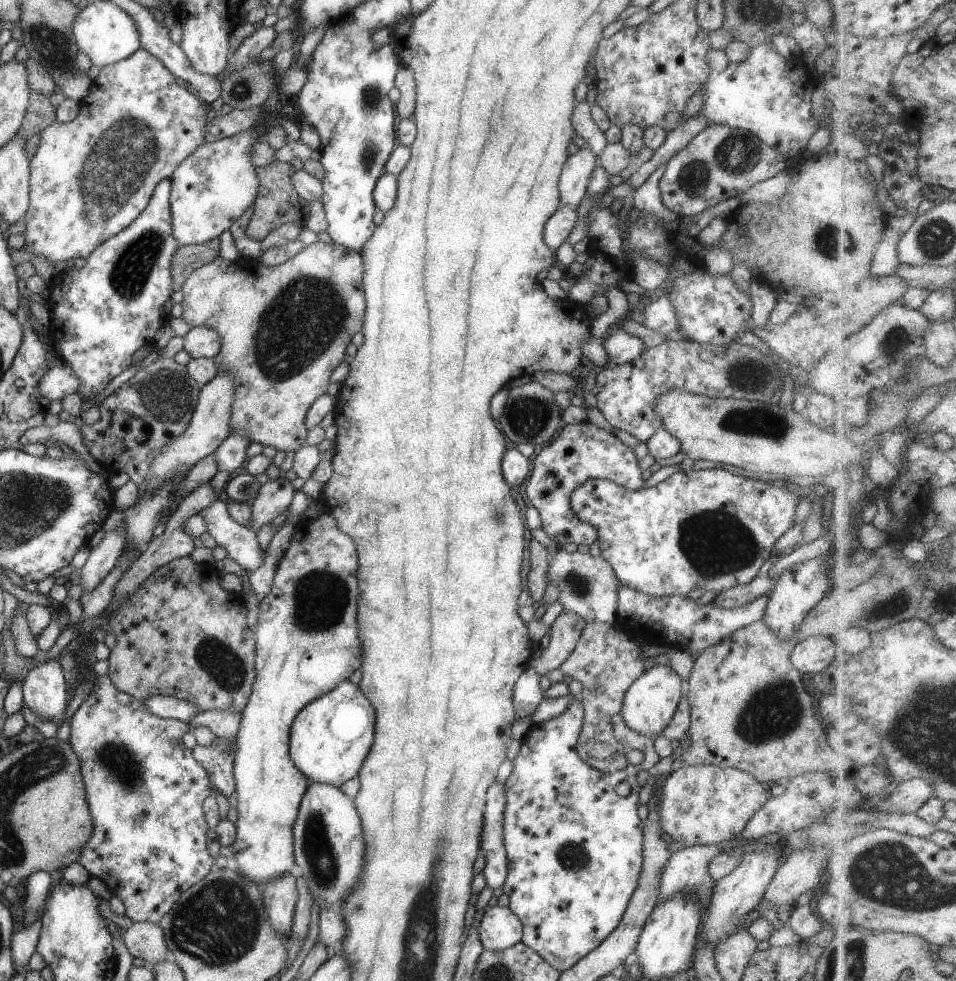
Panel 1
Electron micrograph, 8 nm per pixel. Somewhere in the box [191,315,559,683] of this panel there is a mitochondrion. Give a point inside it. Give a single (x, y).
(320, 597)

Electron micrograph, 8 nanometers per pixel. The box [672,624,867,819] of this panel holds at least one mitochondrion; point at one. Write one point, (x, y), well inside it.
(774, 711)

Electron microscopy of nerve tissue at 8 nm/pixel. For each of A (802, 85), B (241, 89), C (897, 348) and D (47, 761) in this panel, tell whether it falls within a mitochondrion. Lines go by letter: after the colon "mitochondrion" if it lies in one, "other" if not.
A: other
B: mitochondrion
C: mitochondrion
D: mitochondrion

